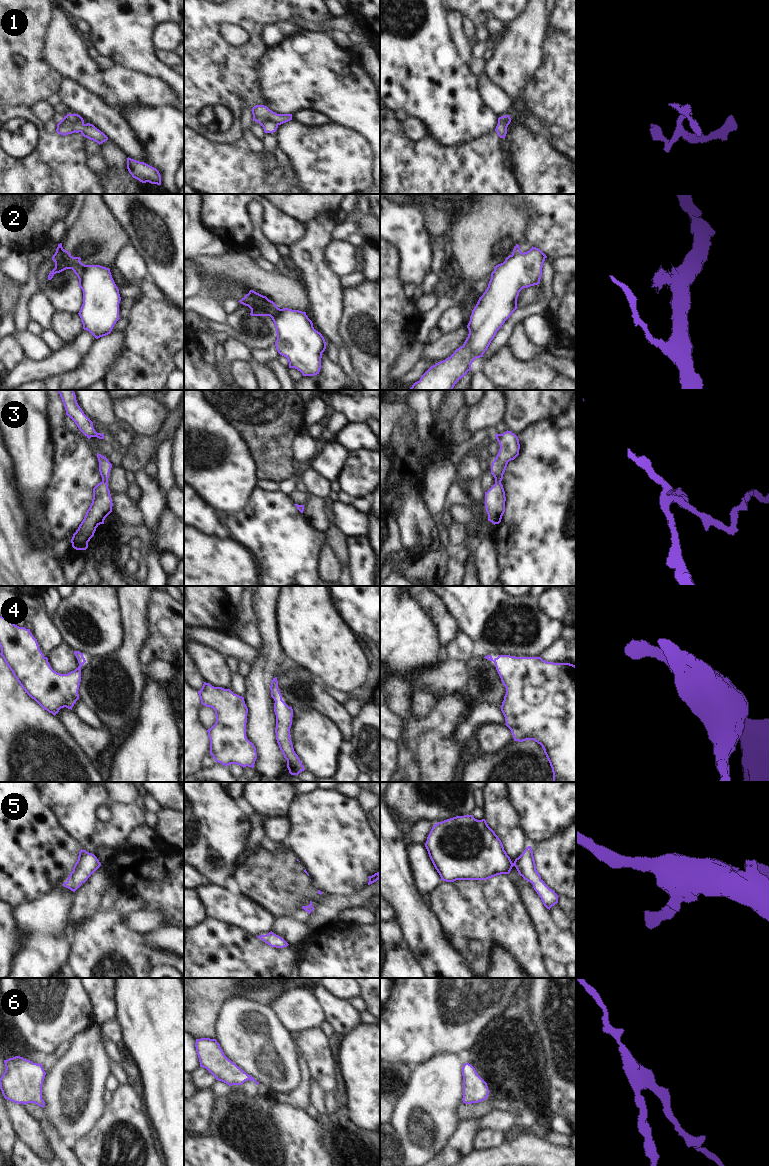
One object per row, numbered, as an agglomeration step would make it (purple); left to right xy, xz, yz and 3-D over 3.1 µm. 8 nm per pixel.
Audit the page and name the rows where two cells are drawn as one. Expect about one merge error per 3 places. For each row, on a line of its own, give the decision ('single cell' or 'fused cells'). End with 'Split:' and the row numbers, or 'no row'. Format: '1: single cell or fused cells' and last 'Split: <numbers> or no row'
1: single cell
2: fused cells
3: single cell
4: single cell
5: single cell
6: single cell
Split: 2

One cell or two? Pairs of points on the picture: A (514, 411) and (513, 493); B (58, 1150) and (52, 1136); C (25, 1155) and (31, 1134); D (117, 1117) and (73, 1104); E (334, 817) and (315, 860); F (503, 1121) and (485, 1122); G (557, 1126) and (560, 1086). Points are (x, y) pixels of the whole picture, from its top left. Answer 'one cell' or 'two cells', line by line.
A: two cells
B: one cell
C: two cells
D: two cells
E: one cell
F: one cell
G: two cells

